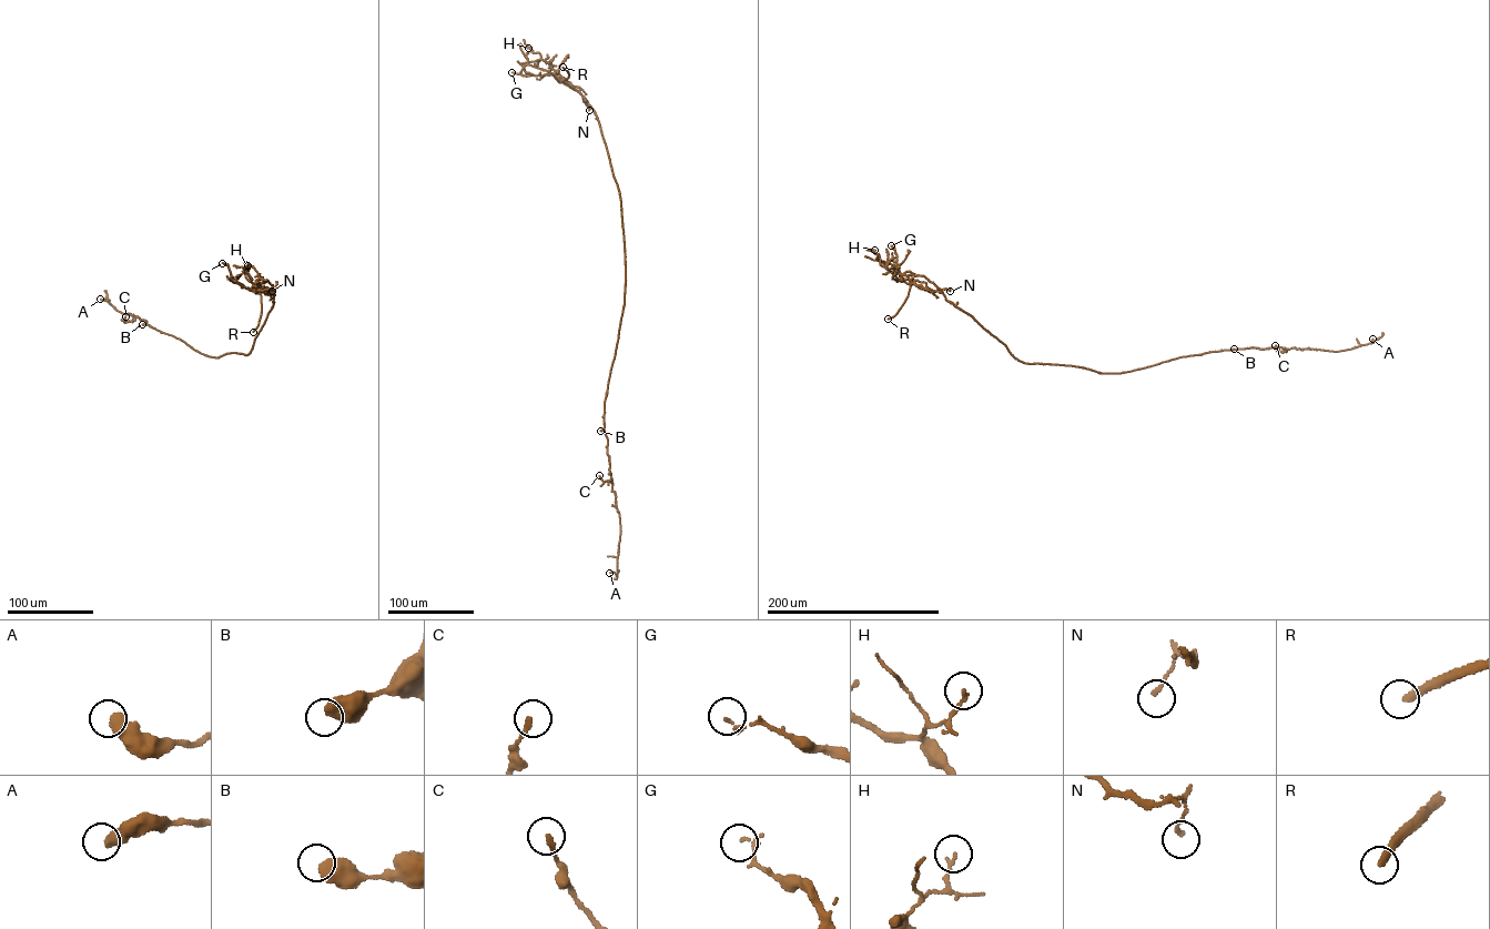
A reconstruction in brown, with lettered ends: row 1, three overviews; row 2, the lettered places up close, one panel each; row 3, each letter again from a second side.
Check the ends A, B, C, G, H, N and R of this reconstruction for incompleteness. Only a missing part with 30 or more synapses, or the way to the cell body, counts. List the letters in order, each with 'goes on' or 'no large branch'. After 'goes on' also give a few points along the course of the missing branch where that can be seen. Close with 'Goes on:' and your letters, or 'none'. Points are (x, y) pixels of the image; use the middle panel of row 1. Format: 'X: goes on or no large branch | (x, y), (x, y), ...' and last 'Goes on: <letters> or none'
A: no large branch
B: no large branch
C: no large branch
G: no large branch
H: no large branch
N: no large branch
R: goes on | (563, 67), (516, 46)
Goes on: R

